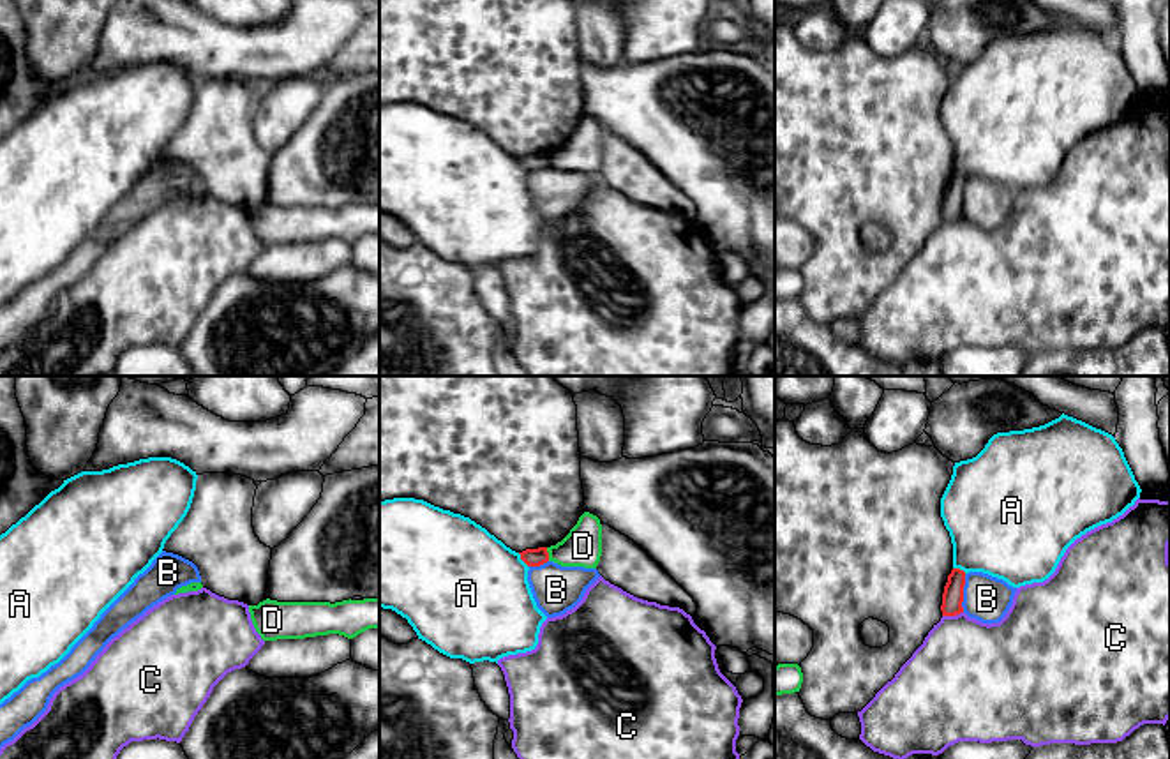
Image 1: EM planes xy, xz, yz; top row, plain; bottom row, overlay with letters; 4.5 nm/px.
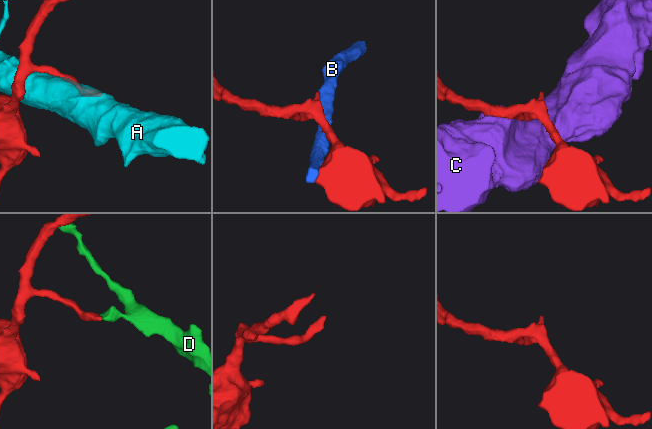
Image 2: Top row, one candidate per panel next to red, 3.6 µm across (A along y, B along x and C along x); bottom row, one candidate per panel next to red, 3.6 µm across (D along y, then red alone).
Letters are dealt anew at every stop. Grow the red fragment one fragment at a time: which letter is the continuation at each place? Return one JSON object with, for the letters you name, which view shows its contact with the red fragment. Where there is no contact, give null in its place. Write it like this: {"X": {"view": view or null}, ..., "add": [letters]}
{"add": []}

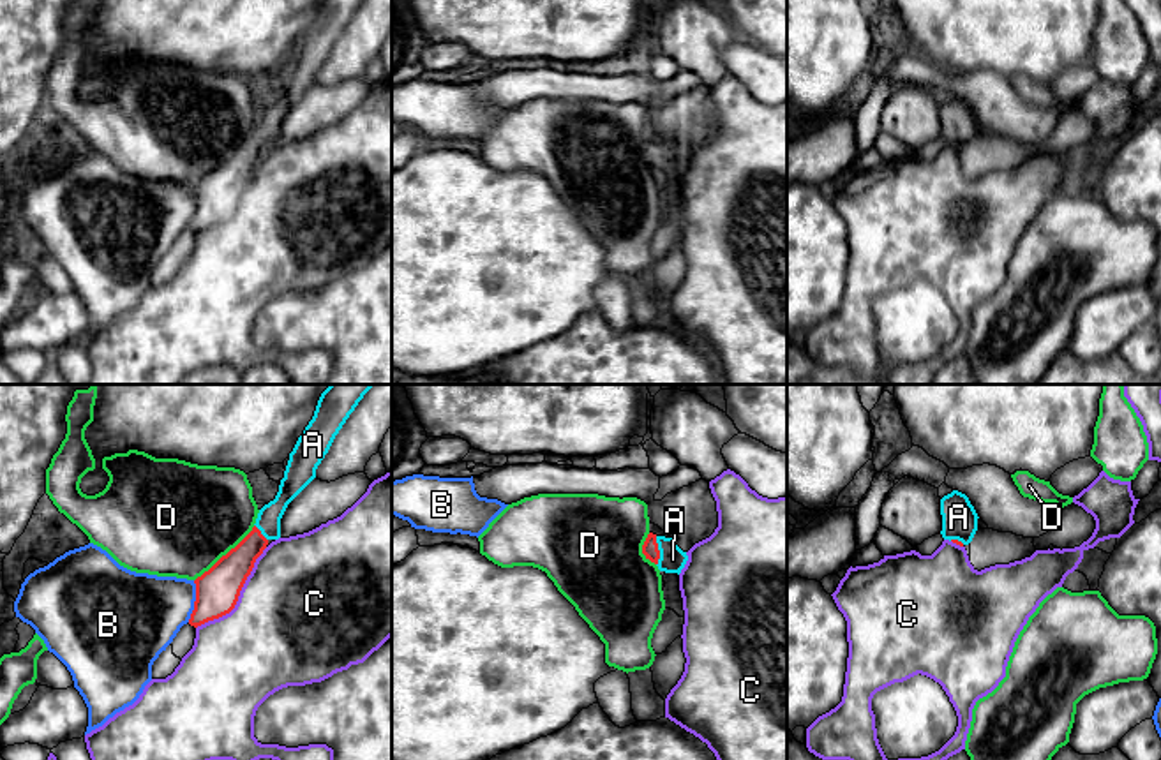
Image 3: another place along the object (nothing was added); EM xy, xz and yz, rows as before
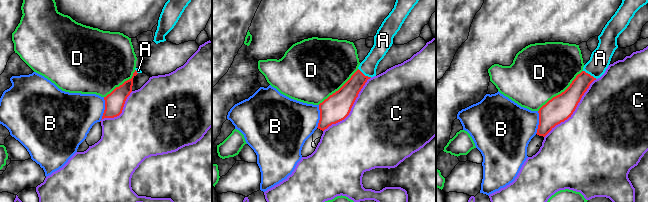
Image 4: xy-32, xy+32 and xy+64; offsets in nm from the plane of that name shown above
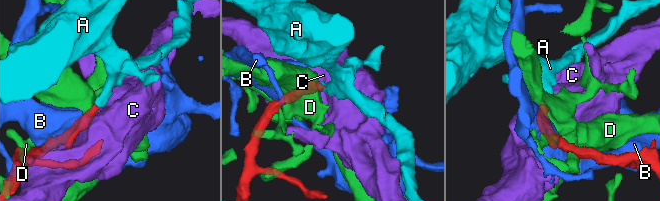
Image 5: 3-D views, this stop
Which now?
{"A": {"view": "xz"}, "add": ["A"]}

